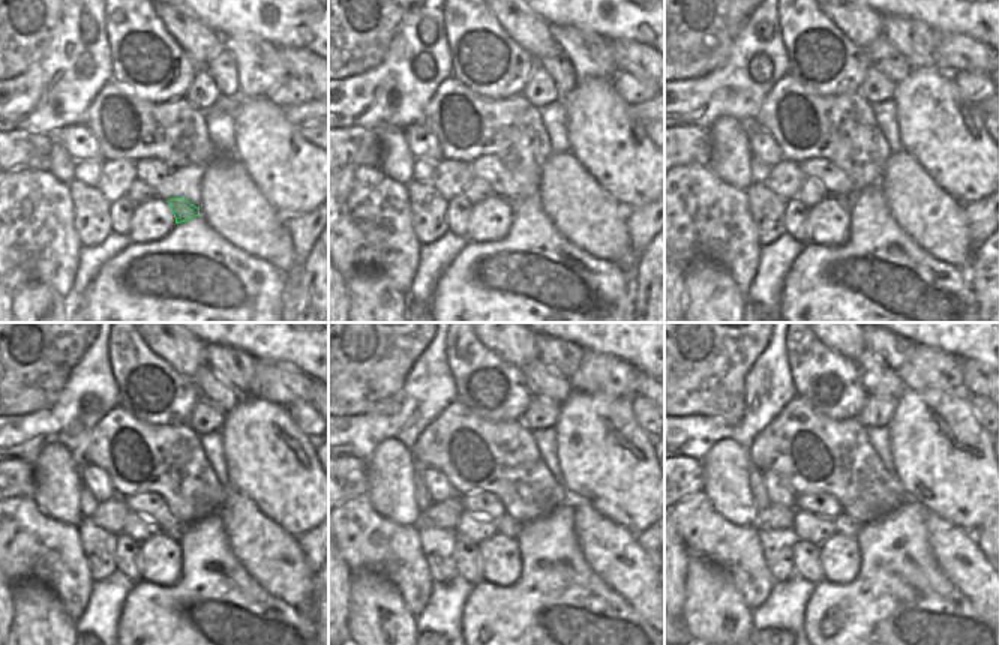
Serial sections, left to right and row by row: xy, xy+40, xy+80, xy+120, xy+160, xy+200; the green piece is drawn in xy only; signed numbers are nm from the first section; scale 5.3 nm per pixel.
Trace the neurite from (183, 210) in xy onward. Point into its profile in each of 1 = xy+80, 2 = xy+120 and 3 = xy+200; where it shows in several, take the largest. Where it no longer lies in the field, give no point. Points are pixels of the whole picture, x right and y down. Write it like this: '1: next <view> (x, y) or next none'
1: next xy+80 (848, 200)
2: next xy+120 (174, 531)
3: next xy+200 (843, 524)

